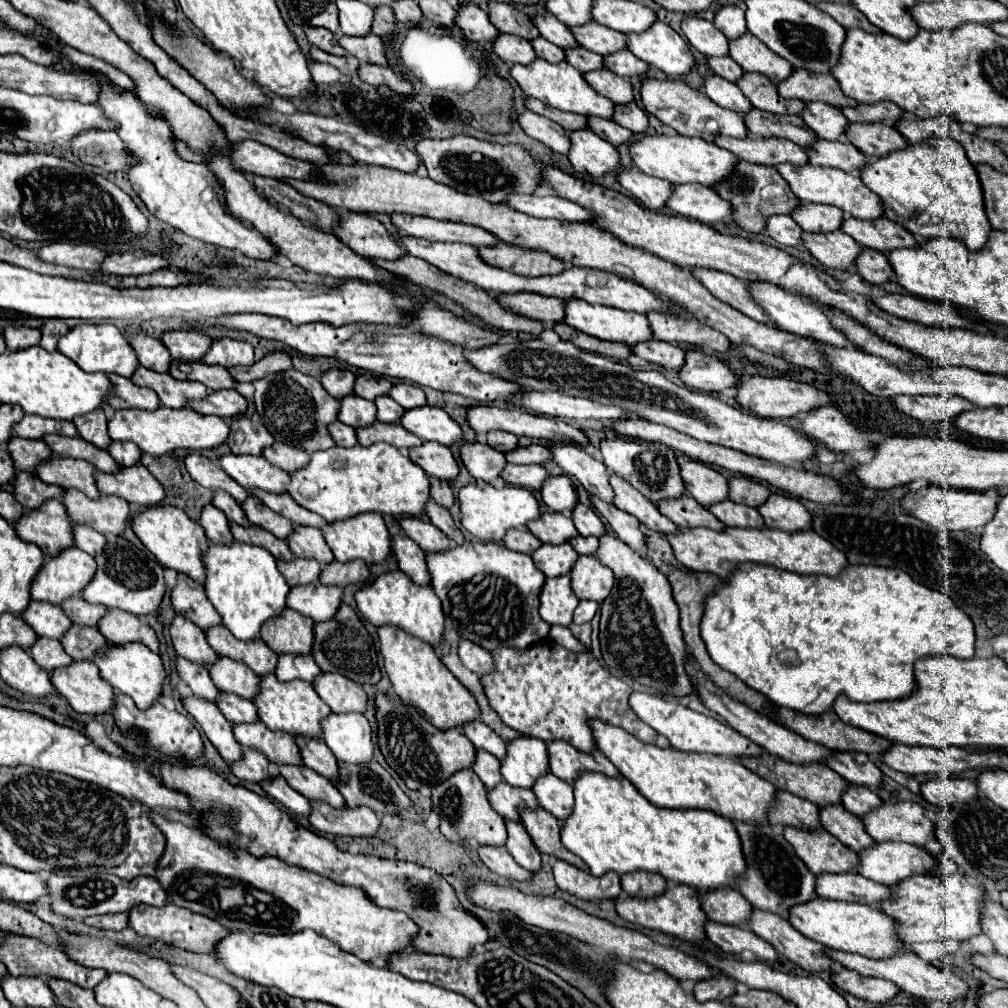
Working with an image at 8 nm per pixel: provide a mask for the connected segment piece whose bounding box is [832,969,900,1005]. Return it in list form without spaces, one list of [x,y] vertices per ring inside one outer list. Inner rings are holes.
[[[842,969],[842,971],[834,973],[832,981],[836,983],[838,989],[842,989],[842,991],[858,997],[858,999],[876,1003],[876,1005],[882,1005],[882,1003],[894,999],[896,993],[900,991],[896,985],[892,985],[892,981],[884,981],[884,979],[876,979],[876,977],[864,977],[856,971],[850,971],[850,969]]]

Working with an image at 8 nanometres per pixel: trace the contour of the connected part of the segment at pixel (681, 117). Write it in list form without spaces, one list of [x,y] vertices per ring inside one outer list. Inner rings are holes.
[[[644,79],[642,81],[642,103],[648,113],[656,115],[664,125],[670,125],[684,137],[700,137],[710,143],[716,139],[716,135],[728,135],[736,139],[748,137],[748,129],[746,129],[742,115],[738,115],[736,111],[722,109],[720,105],[710,101],[706,95],[684,85],[680,79],[666,79],[666,81]]]

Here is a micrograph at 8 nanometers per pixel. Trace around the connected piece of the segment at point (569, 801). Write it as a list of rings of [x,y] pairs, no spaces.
[[[550,773],[550,777],[540,777],[532,787],[538,803],[550,811],[558,821],[566,821],[574,809],[574,789],[566,781],[560,781]]]

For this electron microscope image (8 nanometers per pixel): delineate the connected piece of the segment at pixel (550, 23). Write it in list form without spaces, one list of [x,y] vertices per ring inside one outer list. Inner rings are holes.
[[[544,13],[544,15],[536,15],[534,25],[538,27],[540,35],[544,39],[548,39],[550,43],[562,47],[562,49],[574,49],[578,47],[578,41],[572,37],[570,27],[566,27],[564,23],[560,23],[552,13]]]

